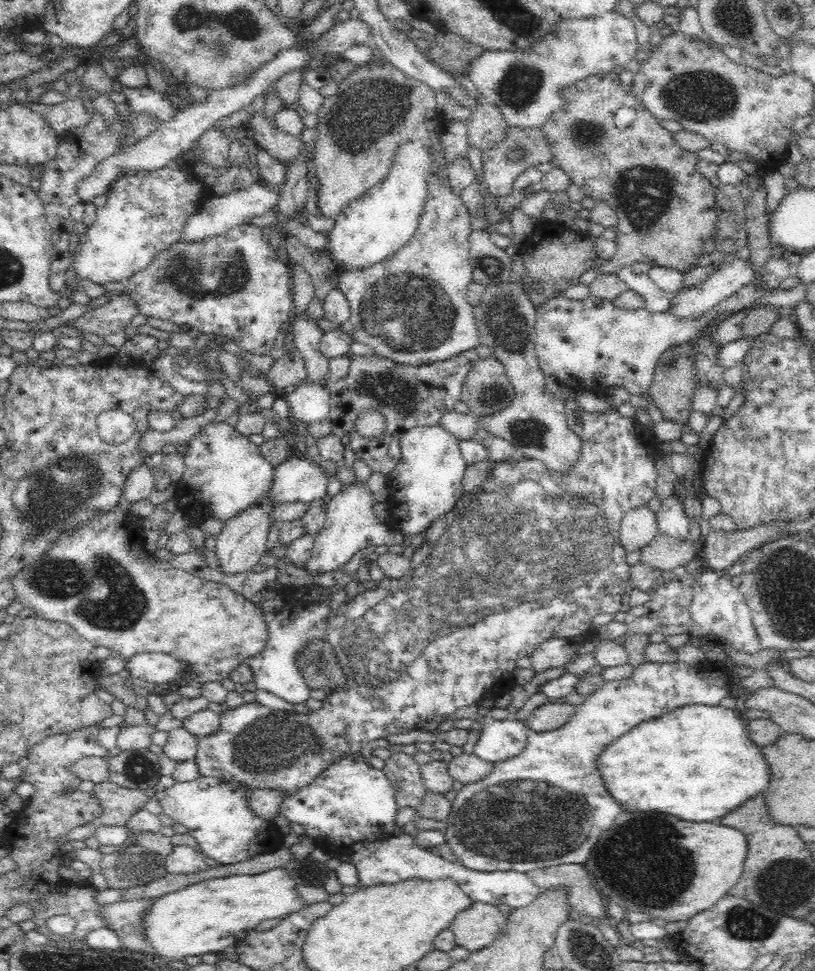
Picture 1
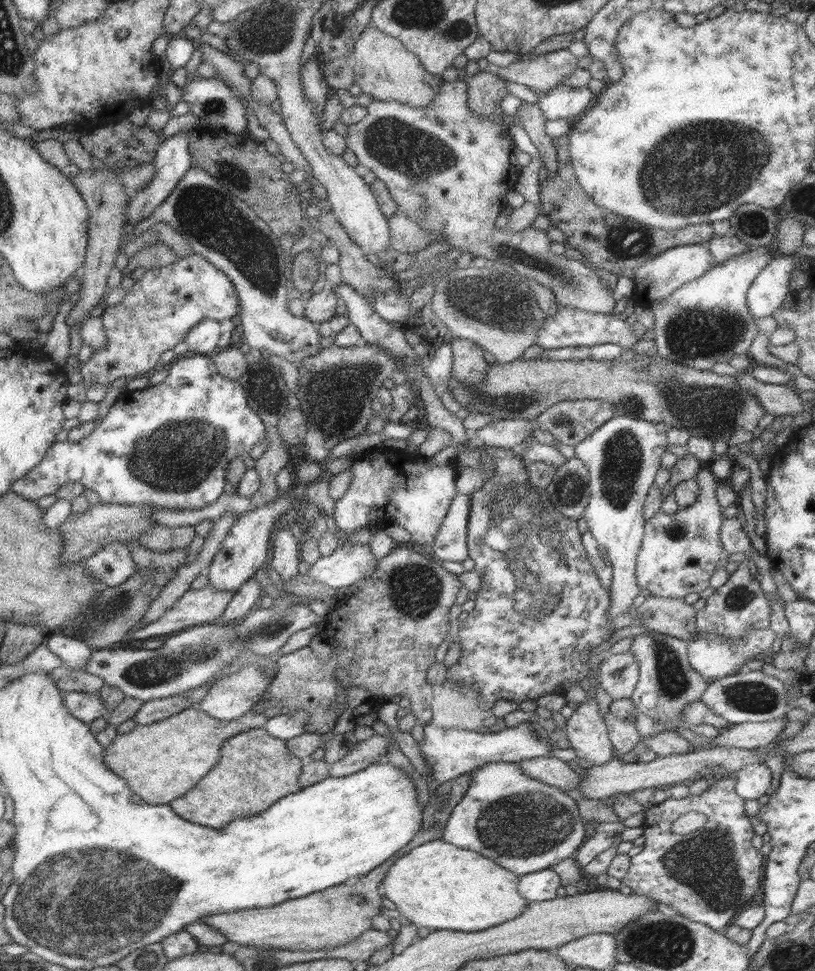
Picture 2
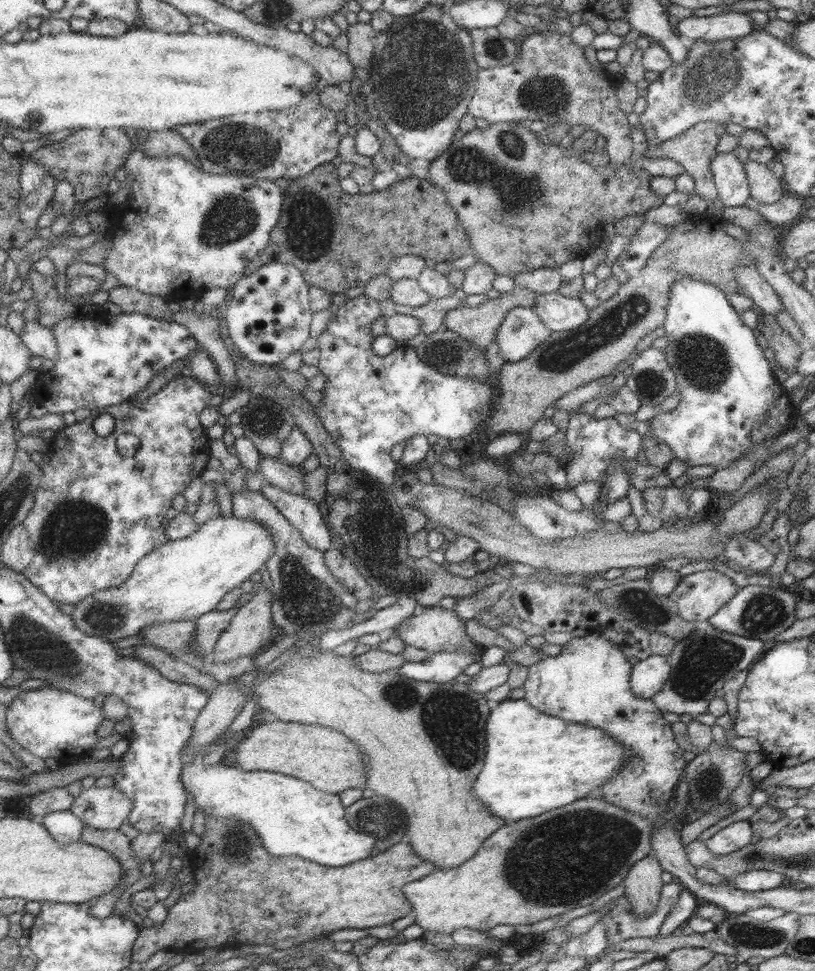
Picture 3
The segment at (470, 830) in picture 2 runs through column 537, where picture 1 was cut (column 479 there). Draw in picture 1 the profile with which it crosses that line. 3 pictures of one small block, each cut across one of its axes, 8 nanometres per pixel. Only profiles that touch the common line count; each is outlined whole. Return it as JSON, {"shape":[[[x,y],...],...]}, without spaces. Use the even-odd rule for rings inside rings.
{"shape":[[[676,659],[674,662],[643,662],[633,667],[630,676],[620,680],[604,681],[603,685],[589,694],[581,704],[575,706],[575,714],[562,727],[548,732],[534,732],[528,728],[528,745],[522,755],[515,758],[502,761],[495,764],[494,771],[482,781],[464,785],[462,790],[458,791],[457,798],[452,802],[453,810],[447,821],[447,829],[445,830],[447,843],[452,848],[454,854],[459,858],[459,862],[466,868],[477,870],[480,872],[496,872],[501,870],[515,870],[516,872],[530,872],[535,868],[551,867],[552,865],[562,863],[583,863],[588,860],[592,848],[598,842],[598,838],[602,836],[604,830],[612,828],[614,820],[620,812],[624,812],[622,804],[618,800],[614,800],[614,796],[608,792],[608,786],[604,784],[602,772],[599,772],[598,764],[600,756],[606,751],[610,744],[619,740],[626,732],[630,732],[632,728],[636,728],[638,724],[652,720],[662,716],[666,712],[672,712],[674,708],[682,708],[688,704],[705,704],[706,706],[718,706],[724,698],[731,696],[730,683],[735,678],[731,678],[728,674],[726,665],[712,662],[709,659],[702,660],[693,664],[686,663]]]}

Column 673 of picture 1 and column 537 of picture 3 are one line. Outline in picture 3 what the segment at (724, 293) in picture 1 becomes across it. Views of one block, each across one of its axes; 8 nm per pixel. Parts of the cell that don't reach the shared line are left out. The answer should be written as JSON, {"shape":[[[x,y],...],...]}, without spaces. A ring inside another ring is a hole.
{"shape":[[[558,292],[535,294],[532,310],[552,332],[578,328],[588,318],[588,310],[579,299]]]}

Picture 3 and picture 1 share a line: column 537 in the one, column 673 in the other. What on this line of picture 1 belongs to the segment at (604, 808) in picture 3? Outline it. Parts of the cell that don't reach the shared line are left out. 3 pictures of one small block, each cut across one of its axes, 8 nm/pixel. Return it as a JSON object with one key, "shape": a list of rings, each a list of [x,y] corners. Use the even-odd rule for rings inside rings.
{"shape":[[[622,812],[583,865],[604,897],[621,898],[652,918],[685,923],[740,881],[747,850],[748,839],[738,828],[688,822],[662,812]]]}

